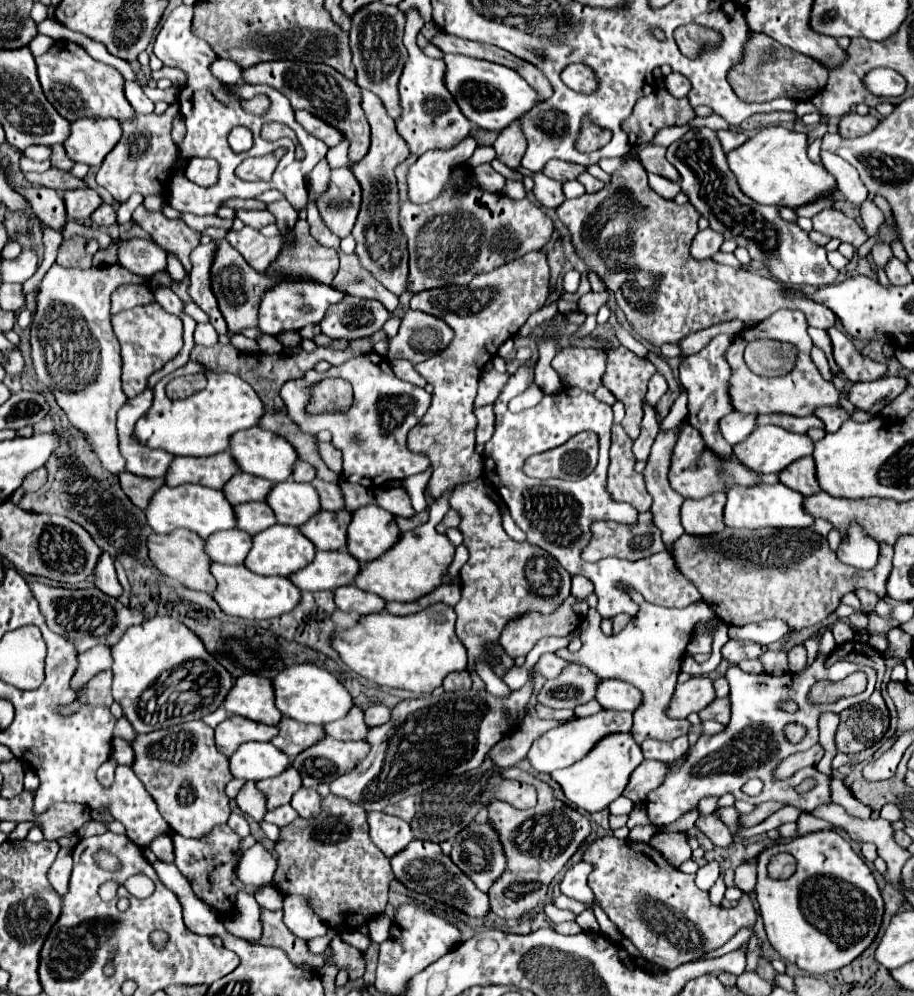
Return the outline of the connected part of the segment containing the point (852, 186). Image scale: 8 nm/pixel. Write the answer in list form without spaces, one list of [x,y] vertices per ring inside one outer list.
[[[821,151],[820,156],[826,170],[836,178],[838,190],[844,194],[844,198],[846,198],[848,202],[860,206],[860,204],[866,200],[868,190],[866,190],[866,186],[862,184],[858,172],[856,172],[846,160],[842,160],[840,156],[834,153]]]

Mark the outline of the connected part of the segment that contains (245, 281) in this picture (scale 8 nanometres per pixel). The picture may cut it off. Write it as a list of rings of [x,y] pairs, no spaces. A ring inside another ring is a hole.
[[[216,240],[216,252],[214,252],[214,264],[210,268],[210,280],[212,280],[212,292],[218,300],[218,306],[228,324],[228,330],[232,334],[240,334],[244,328],[256,328],[260,296],[272,286],[274,280],[268,274],[254,272],[254,268],[250,268],[246,264],[246,260],[226,240]]]

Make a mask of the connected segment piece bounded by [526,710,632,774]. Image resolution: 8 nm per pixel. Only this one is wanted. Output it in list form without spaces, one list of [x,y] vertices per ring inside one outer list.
[[[600,710],[598,714],[586,716],[586,718],[578,718],[570,724],[562,724],[556,726],[552,730],[548,730],[546,734],[542,734],[530,748],[528,752],[528,762],[536,772],[554,772],[566,766],[572,766],[574,762],[578,762],[582,756],[586,756],[586,752],[606,734],[612,732],[630,732],[632,728],[632,712],[614,712],[614,710]]]

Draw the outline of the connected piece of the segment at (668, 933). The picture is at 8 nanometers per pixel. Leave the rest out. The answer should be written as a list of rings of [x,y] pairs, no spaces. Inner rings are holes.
[[[616,836],[596,838],[592,844],[586,846],[582,862],[592,864],[588,886],[596,894],[600,908],[618,926],[622,936],[628,938],[648,962],[654,962],[658,966],[676,968],[684,962],[704,956],[706,952],[712,952],[728,942],[740,928],[754,926],[756,922],[754,902],[748,894],[742,894],[736,908],[716,908],[710,904],[708,892],[696,888],[694,874],[684,874],[672,864],[666,864],[666,860],[662,860],[662,854],[644,842],[638,844],[632,840],[618,840]]]

